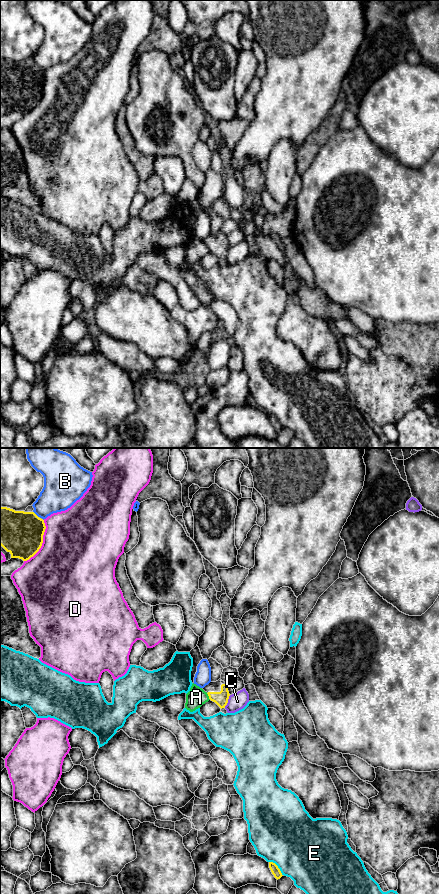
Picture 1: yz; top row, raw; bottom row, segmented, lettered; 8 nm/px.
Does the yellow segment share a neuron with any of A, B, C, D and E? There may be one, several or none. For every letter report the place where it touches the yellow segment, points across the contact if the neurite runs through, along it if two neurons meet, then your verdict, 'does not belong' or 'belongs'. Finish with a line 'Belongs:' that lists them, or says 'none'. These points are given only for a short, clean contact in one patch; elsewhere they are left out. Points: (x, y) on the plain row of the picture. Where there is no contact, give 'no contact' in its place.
A: contact yz (208, 247); border yz (206, 245), (210, 251); does not belong
B: contact yz (35, 66); does not belong
C: contact yz (227, 253); does not belong
D: contact yz (42, 94); does not belong
E: contact yz (277, 419); does not belong
Belongs: none

